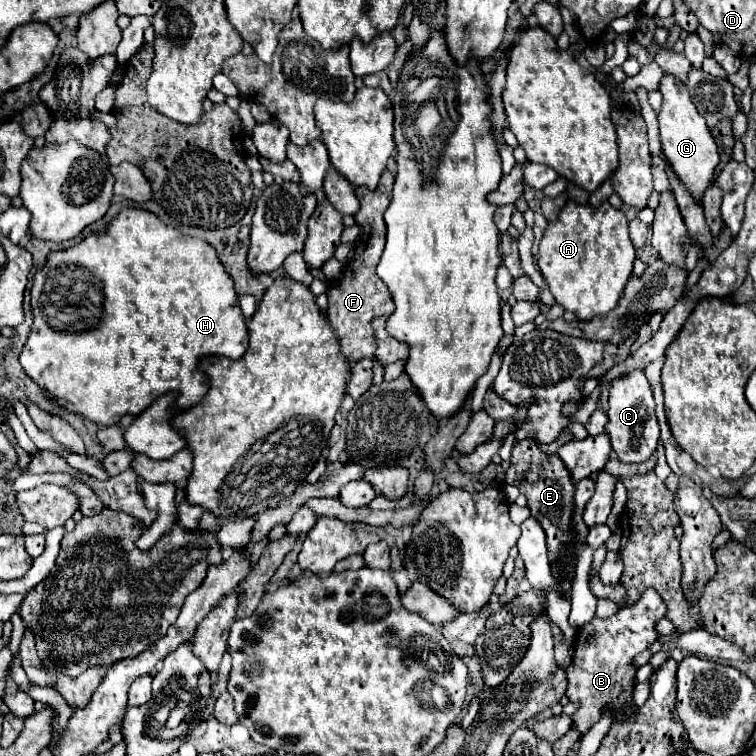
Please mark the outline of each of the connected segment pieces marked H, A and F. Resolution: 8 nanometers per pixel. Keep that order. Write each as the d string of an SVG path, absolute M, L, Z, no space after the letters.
M124 208L112 222L106 226L104 232L90 234L76 246L60 252L50 252L48 260L44 266L38 268L34 274L34 284L30 292L30 304L32 304L32 314L34 314L34 324L32 332L20 352L20 364L24 372L42 388L42 392L60 408L66 408L72 414L80 414L98 426L114 426L120 422L122 416L126 414L140 414L150 406L150 402L162 394L174 392L174 410L182 412L202 400L202 390L200 390L200 370L198 364L206 356L226 356L232 360L240 360L242 354L248 348L248 328L244 322L244 316L238 306L238 296L234 292L234 282L228 276L226 268L216 256L216 250L198 238L184 236L180 230L166 226L158 216L154 216L148 210L140 208Z
M566 202L566 206L560 210L560 216L556 222L548 224L544 238L540 242L540 254L538 254L538 268L556 300L564 310L576 314L578 320L592 320L594 316L608 314L622 296L622 290L628 284L628 278L632 276L632 266L636 258L636 248L632 246L630 234L628 234L628 220L622 210L612 208L608 202L602 202L598 208L580 206L576 202Z
M384 170L378 188L374 192L356 190L356 196L360 200L360 210L354 216L354 220L362 228L358 240L354 242L356 256L354 262L348 268L344 268L340 278L328 288L328 320L338 336L342 354L350 364L358 362L364 356L374 354L376 342L374 342L374 330L370 326L370 320L376 316L388 316L394 310L394 302L390 298L390 292L386 290L386 284L376 276L376 266L380 262L386 244L384 210L388 208L392 198L392 184L394 184L394 176L388 170Z

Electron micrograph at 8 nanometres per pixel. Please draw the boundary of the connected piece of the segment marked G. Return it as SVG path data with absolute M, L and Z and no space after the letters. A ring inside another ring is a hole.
M664 76L660 82L660 92L664 96L662 110L658 112L662 154L668 160L672 172L686 186L694 202L702 202L704 192L714 184L714 178L716 178L714 172L720 164L718 146L706 126L706 120L698 114L696 106L690 102L690 94L682 82L678 82L676 78Z

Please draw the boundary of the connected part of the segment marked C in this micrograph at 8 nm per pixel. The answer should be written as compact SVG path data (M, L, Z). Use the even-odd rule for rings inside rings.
M634 370L612 382L606 414L608 414L606 434L610 436L610 444L612 444L612 450L616 452L618 460L644 462L654 454L658 436L660 436L660 428L658 428L658 420L654 414L652 388L642 370Z

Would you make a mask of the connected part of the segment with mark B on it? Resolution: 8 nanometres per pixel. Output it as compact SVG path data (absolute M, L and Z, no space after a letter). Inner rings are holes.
M646 590L636 604L624 606L610 618L594 618L584 632L578 632L578 642L574 642L574 660L566 668L568 690L566 696L572 702L580 702L580 710L572 716L572 726L582 734L600 718L600 712L610 706L614 720L626 720L636 710L632 708L632 690L634 690L634 674L632 658L646 650L656 640L654 622L658 622L666 614L664 602L658 598L654 590Z

